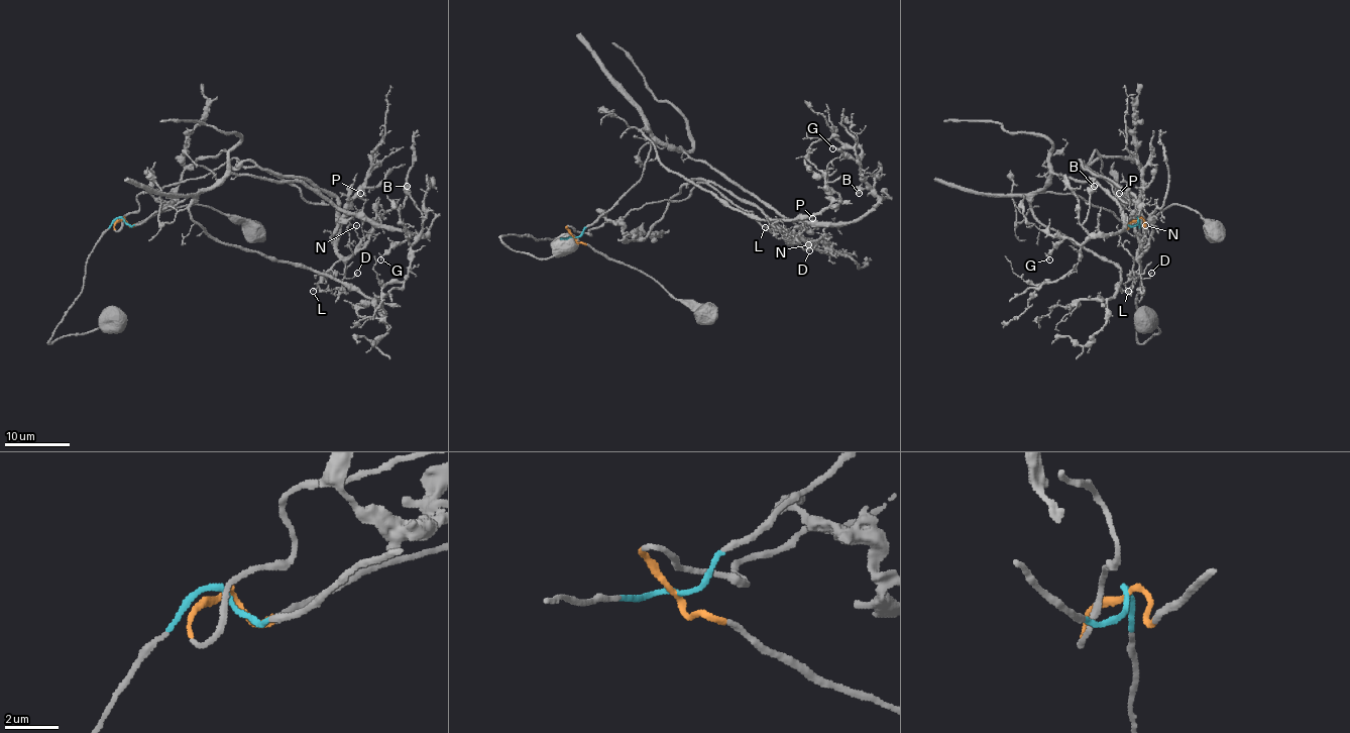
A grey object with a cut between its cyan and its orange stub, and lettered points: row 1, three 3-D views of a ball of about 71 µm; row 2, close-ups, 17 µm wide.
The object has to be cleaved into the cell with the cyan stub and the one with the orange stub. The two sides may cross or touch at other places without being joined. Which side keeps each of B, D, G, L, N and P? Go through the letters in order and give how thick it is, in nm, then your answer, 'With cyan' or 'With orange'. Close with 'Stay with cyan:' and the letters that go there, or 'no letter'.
B: Thickness 600 nm. With cyan
D: Thickness 140 nm. With orange
G: Thickness 160 nm. With cyan
L: Thickness 110 nm. With orange
N: Thickness 120 nm. With orange
P: Thickness 140 nm. With orange
Stay with cyan: B, G

